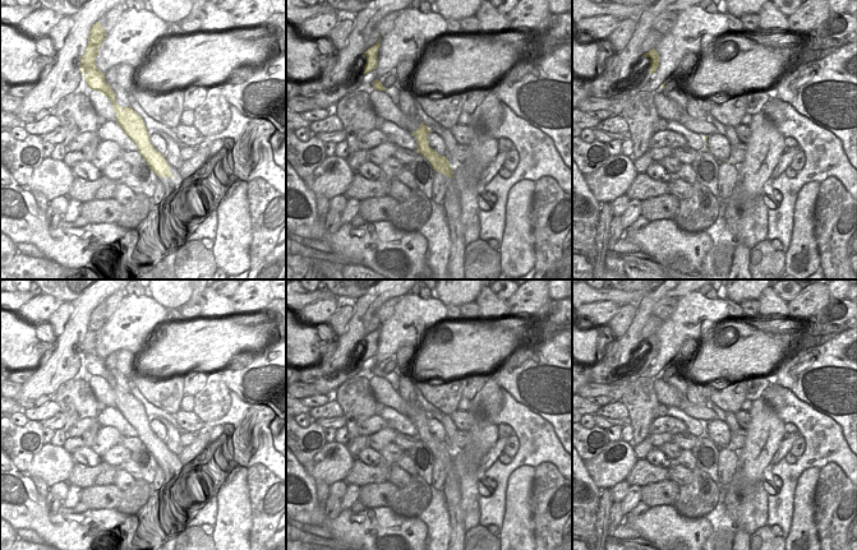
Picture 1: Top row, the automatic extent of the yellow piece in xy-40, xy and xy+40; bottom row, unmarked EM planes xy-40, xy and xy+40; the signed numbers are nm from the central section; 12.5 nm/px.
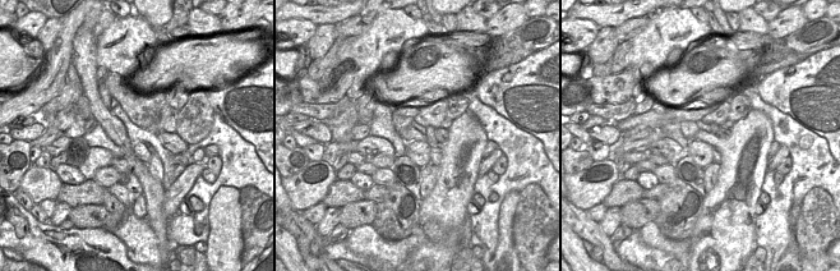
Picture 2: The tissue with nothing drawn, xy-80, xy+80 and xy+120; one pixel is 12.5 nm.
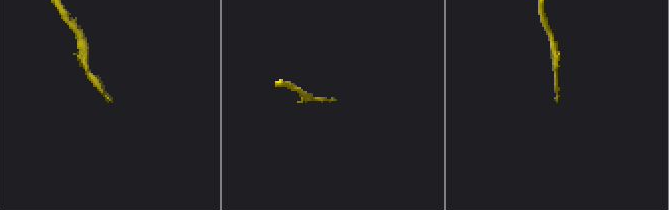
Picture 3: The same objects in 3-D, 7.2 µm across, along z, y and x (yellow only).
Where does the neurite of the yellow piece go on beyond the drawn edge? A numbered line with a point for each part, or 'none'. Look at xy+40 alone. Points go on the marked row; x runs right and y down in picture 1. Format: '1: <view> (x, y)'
none

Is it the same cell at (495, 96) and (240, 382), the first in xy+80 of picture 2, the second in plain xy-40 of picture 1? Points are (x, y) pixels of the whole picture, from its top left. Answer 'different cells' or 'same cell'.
same cell

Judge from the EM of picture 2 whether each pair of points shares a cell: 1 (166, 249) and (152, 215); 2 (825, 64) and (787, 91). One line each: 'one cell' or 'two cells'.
1: one cell
2: one cell

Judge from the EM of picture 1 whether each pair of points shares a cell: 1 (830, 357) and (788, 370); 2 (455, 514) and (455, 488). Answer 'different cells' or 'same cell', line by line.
1: same cell
2: same cell

